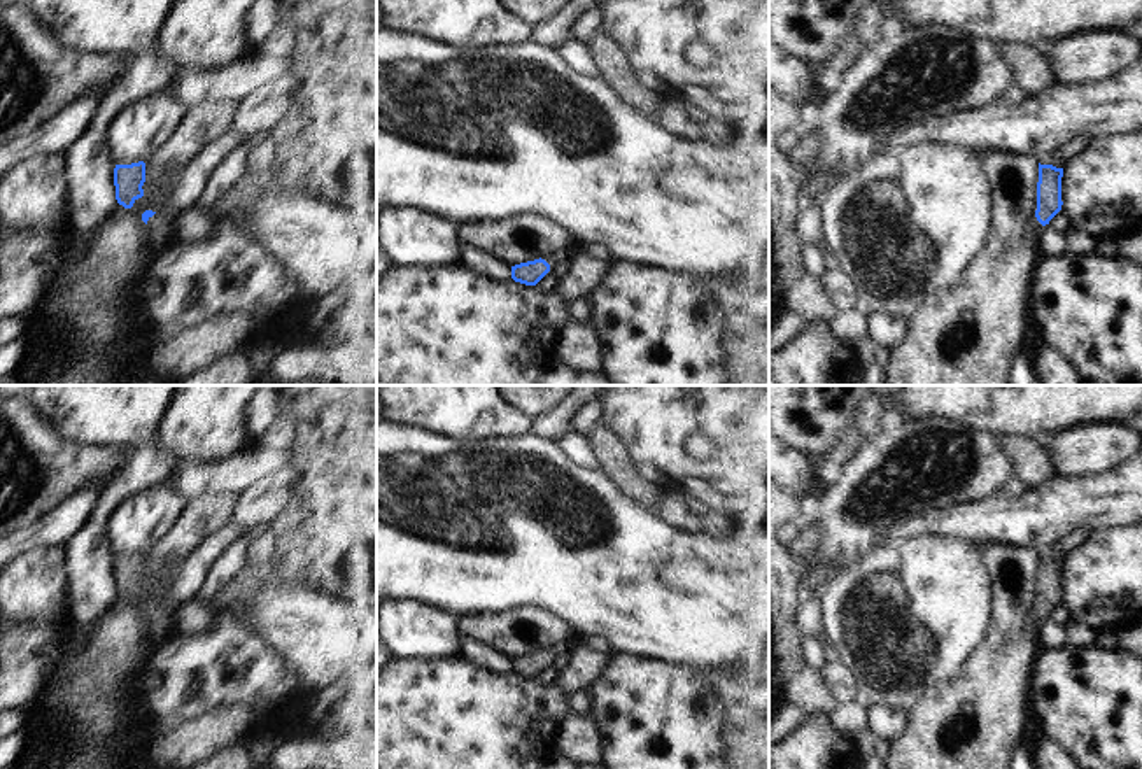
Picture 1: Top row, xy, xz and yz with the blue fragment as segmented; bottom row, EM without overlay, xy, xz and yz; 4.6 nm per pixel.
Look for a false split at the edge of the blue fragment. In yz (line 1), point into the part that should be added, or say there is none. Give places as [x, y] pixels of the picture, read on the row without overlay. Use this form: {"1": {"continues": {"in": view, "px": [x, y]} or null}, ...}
{"1": {"continues": {"in": "yz", "px": [1036, 619]}}}

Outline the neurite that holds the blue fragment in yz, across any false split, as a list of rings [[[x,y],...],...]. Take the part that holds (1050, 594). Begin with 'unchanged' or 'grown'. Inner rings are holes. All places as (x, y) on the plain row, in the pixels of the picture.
grown | [[[1039,555],[1037,603],[1030,615],[1028,631],[1039,639],[1040,624],[1061,603],[1063,561]]]

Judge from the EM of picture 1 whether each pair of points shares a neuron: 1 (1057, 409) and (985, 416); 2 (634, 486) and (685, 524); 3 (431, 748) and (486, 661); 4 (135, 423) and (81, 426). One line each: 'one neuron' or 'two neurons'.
1: one neuron
2: two neurons
3: two neurons
4: one neuron

